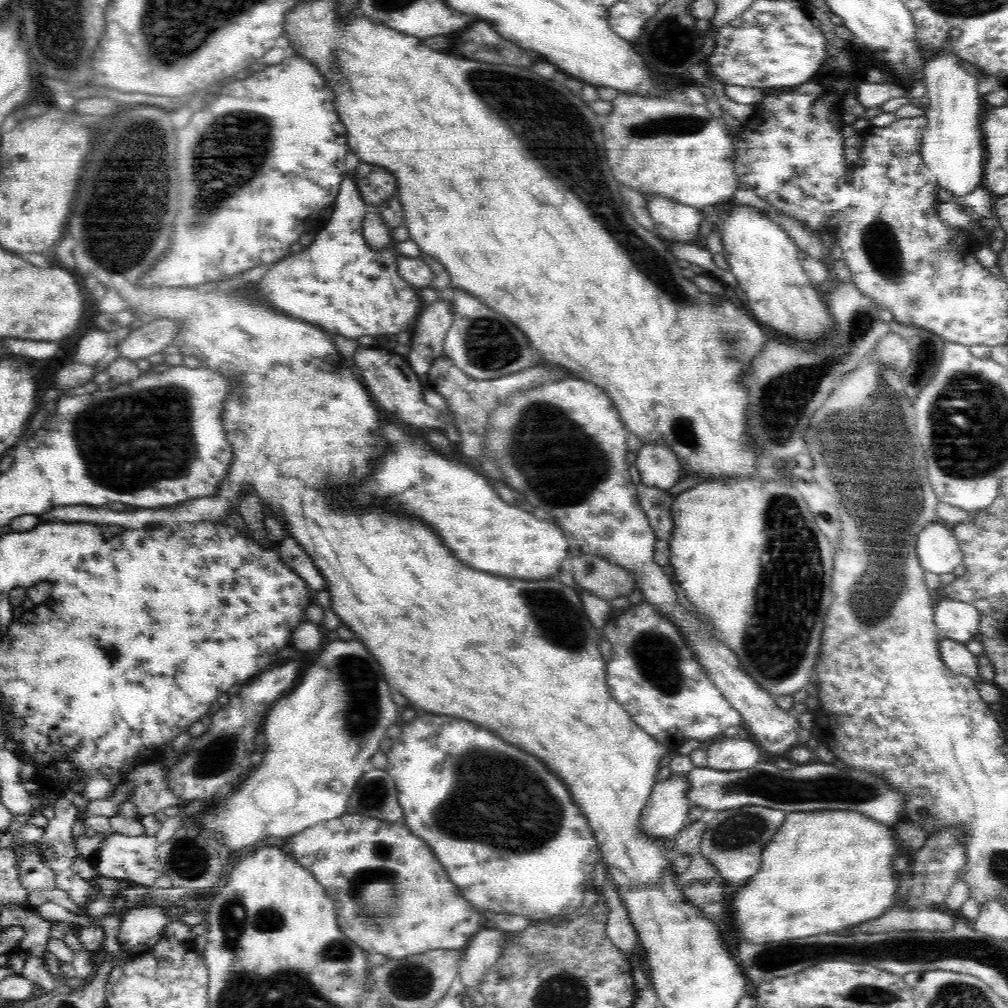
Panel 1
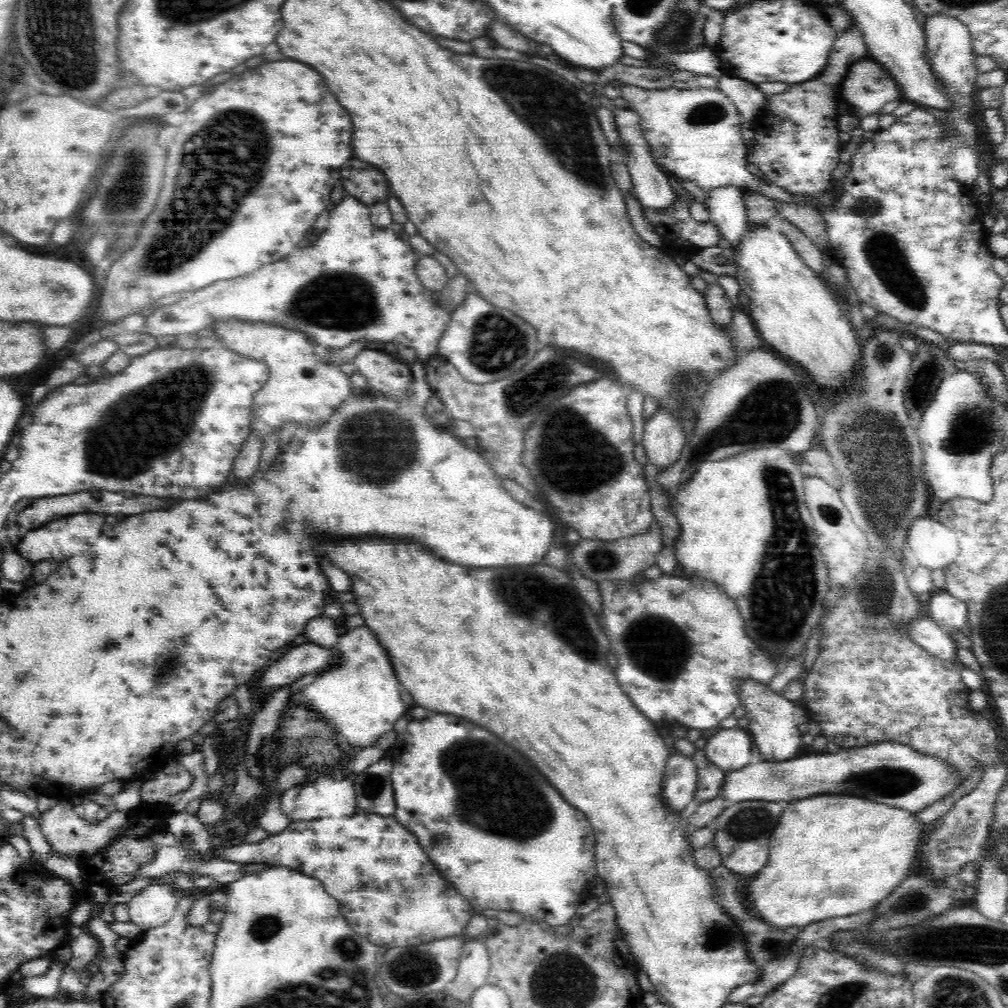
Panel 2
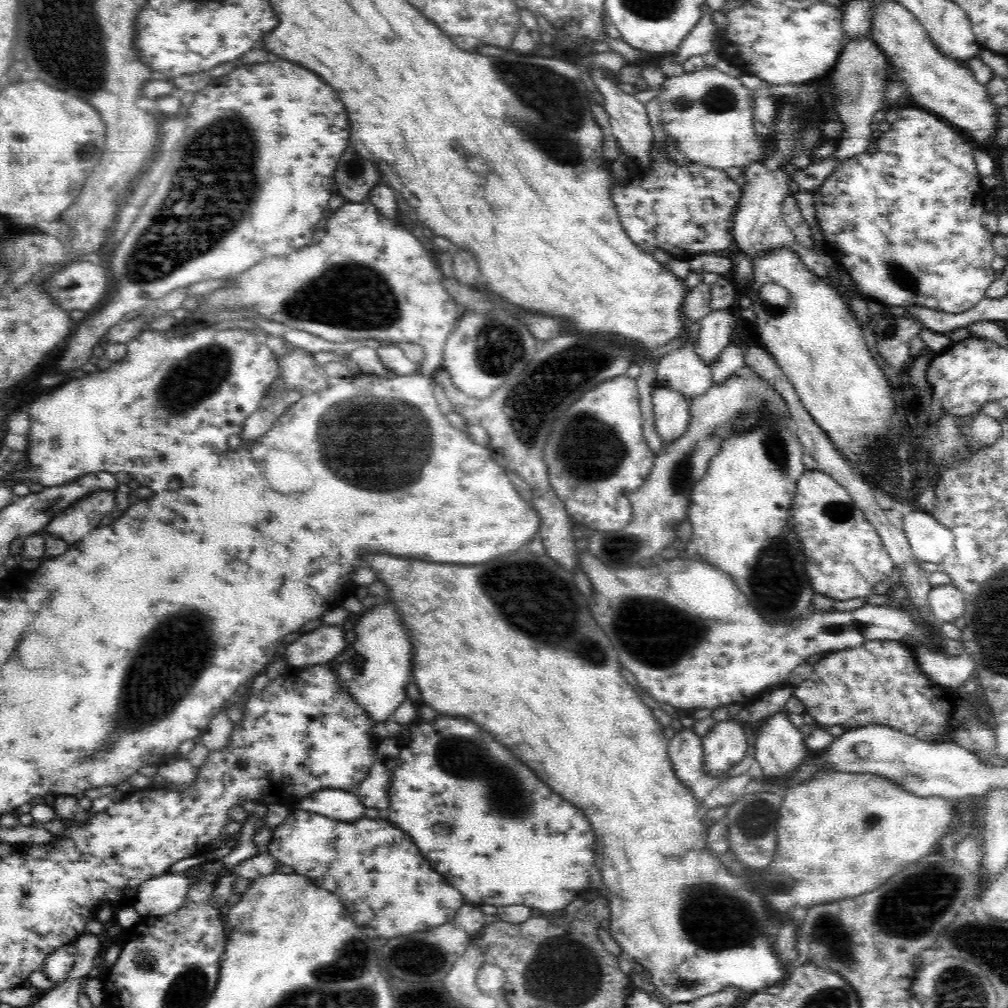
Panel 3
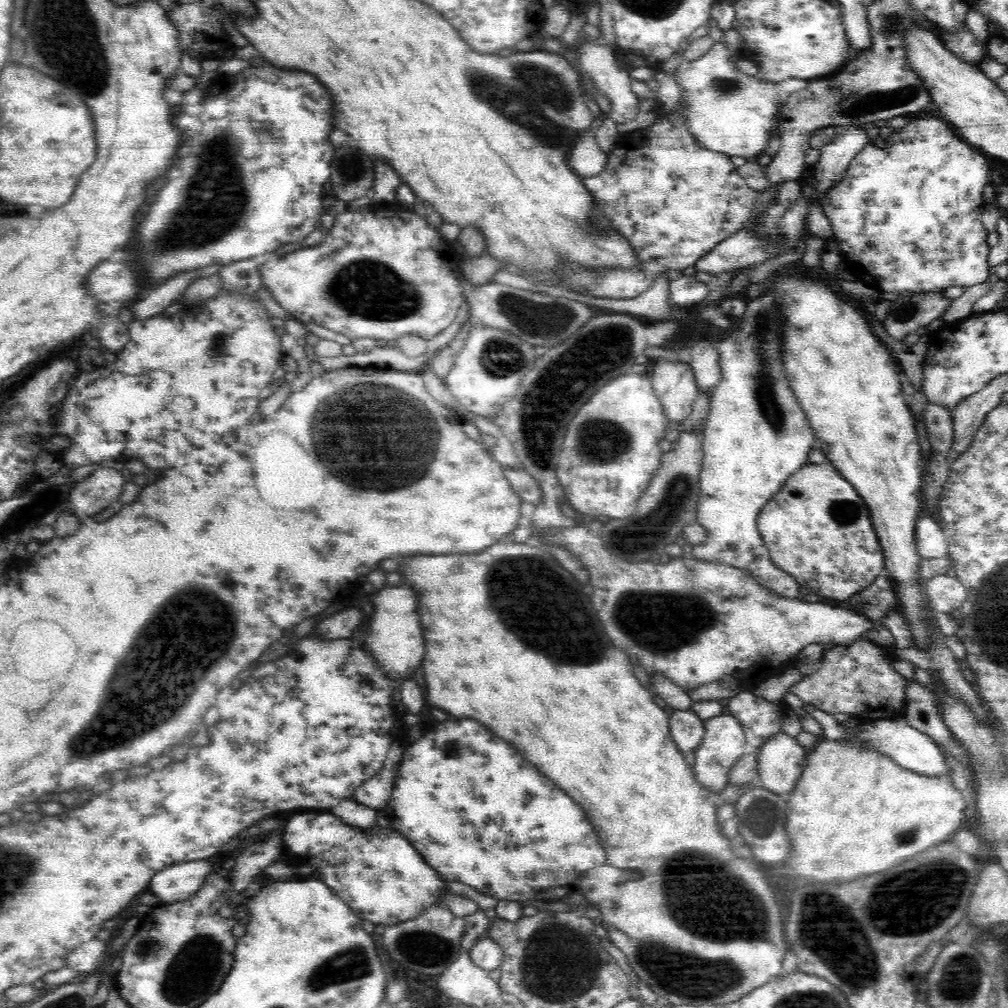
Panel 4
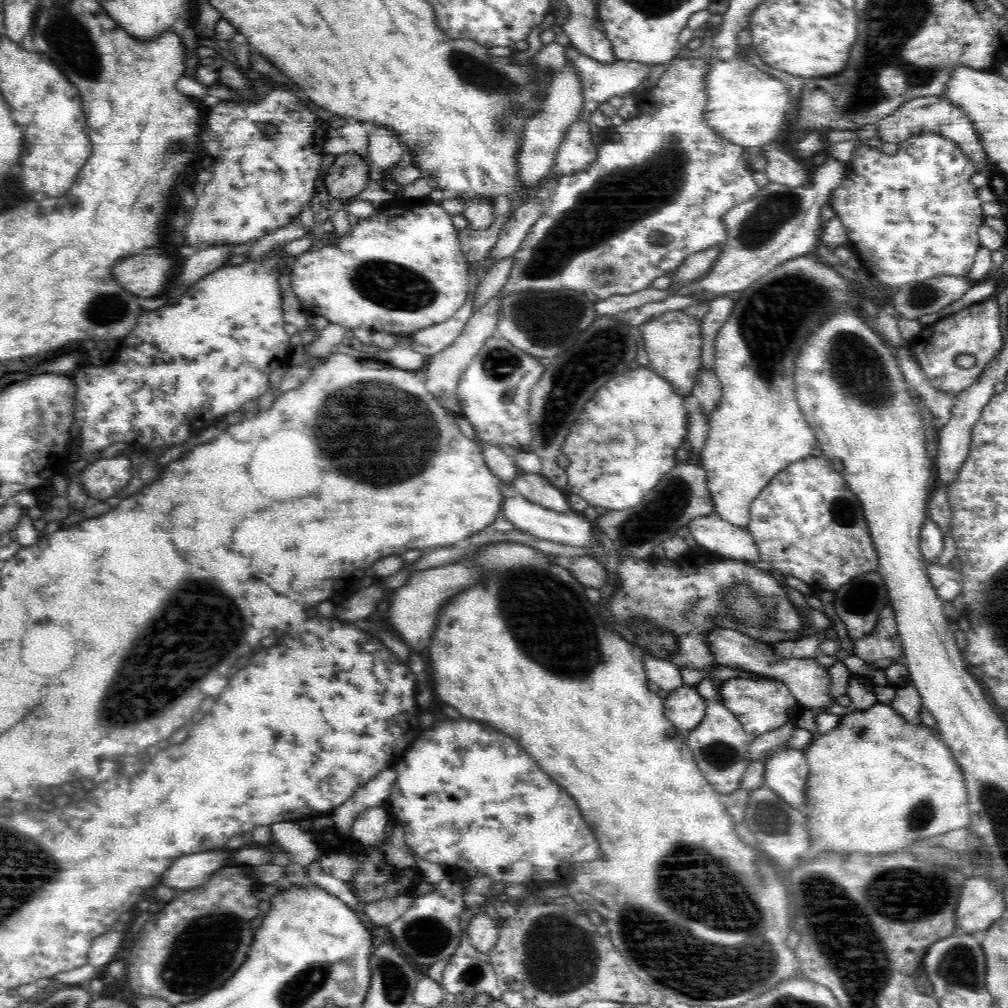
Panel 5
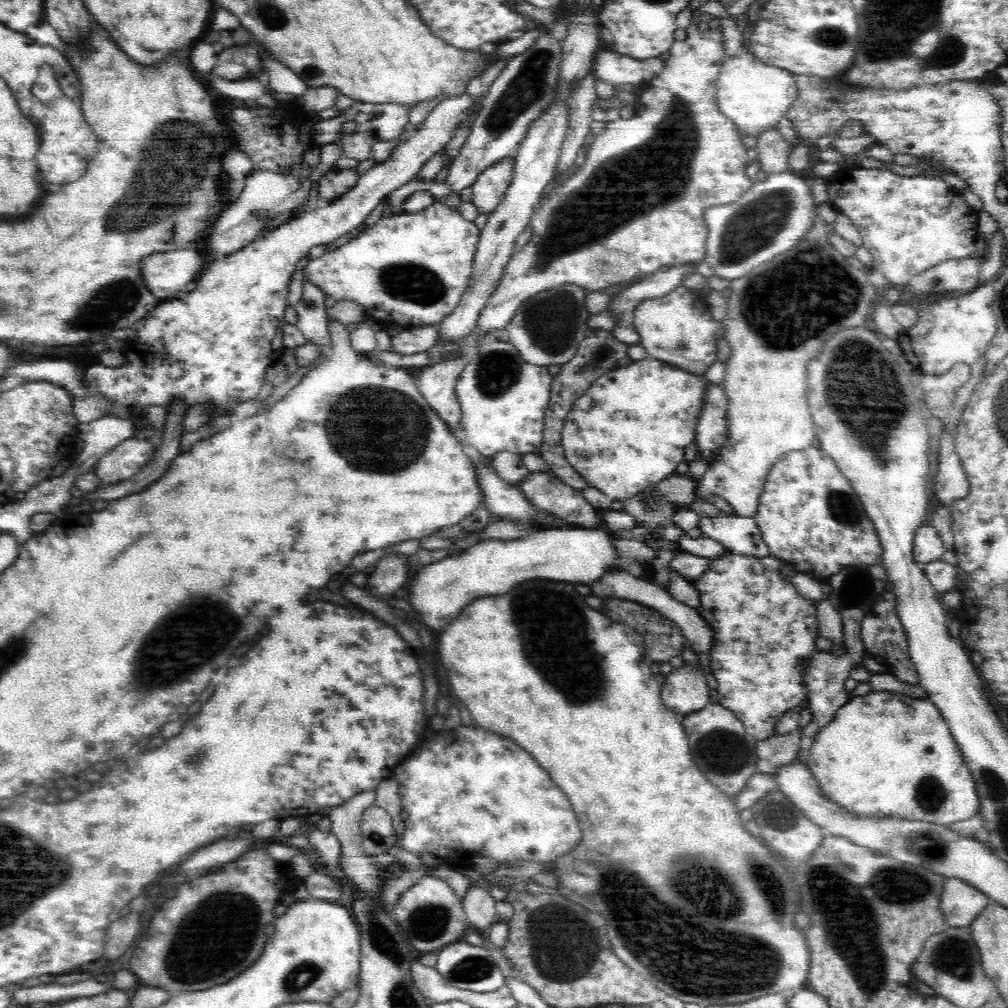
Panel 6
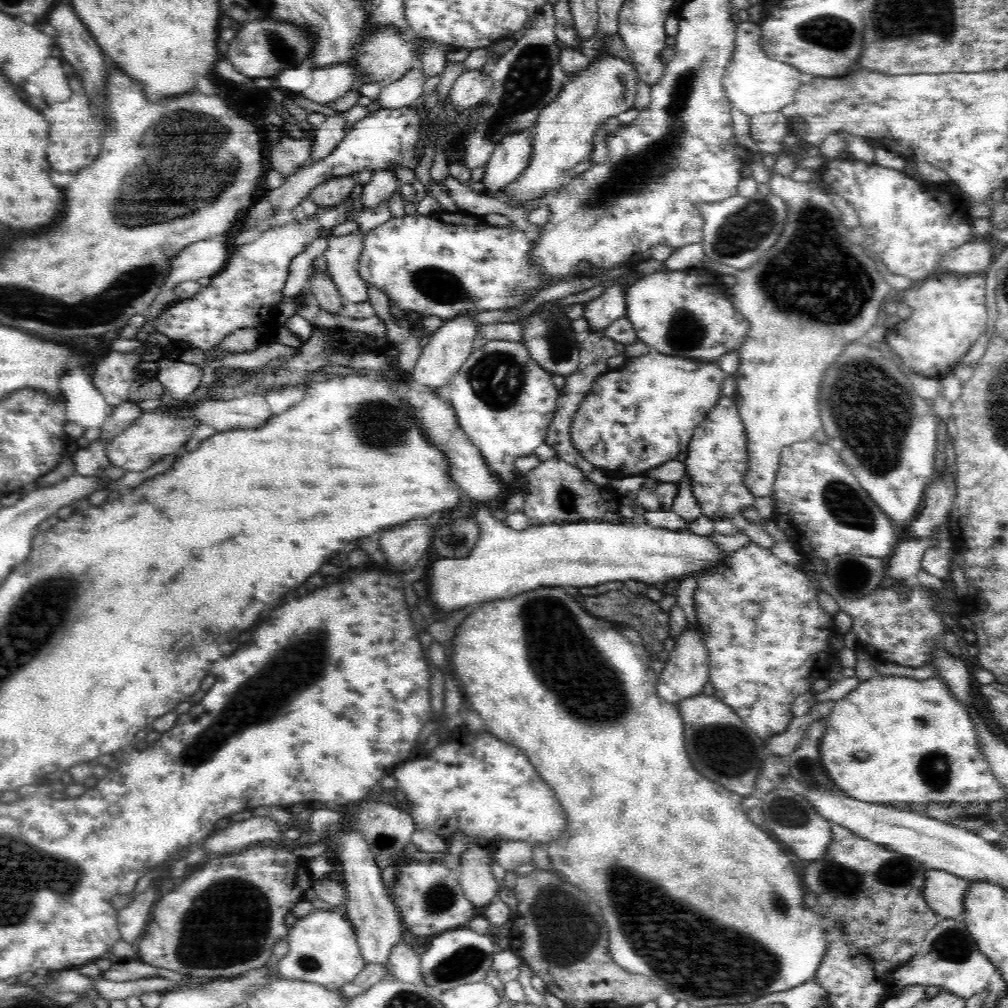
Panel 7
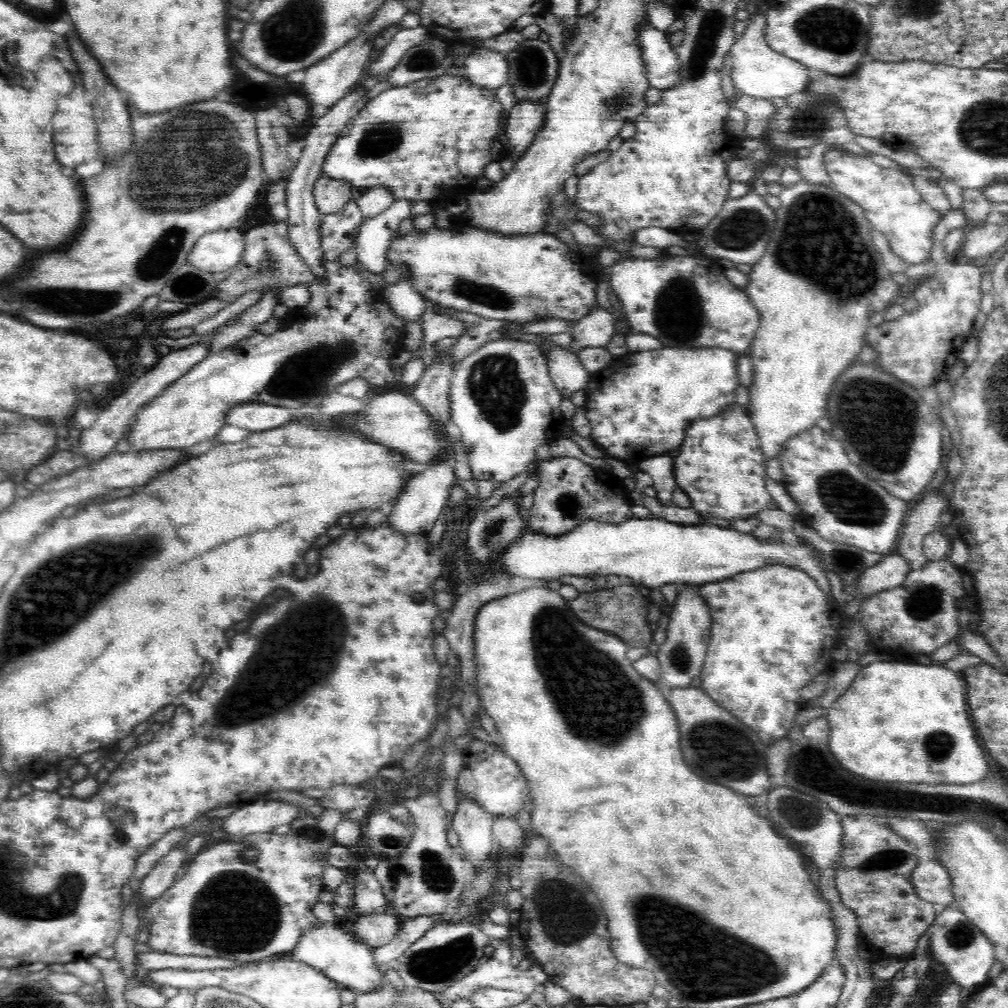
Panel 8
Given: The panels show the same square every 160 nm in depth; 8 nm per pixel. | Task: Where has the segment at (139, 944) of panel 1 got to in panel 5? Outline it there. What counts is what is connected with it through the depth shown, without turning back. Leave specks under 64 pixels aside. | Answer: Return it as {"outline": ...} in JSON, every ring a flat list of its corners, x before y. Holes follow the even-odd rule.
{"outline":[[225,847,182,856,160,877,160,884,175,890,188,890,208,882,222,866,228,865,226,858,232,858,222,850,230,849]]}

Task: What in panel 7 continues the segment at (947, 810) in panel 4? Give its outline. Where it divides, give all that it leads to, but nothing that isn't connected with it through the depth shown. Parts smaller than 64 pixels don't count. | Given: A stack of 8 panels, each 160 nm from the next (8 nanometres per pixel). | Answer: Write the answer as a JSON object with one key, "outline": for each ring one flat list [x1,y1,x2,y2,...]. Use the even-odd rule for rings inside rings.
{"outline":[[879,675,871,679,860,681,860,684,843,699,834,702,830,714,824,716,823,720,827,724,826,734,821,738,819,744,819,757,823,768,827,772,829,779,837,790,841,790,850,798,870,802,872,804,890,804,890,806,904,806,904,804,924,804,924,802,939,802,940,804,982,804,982,802,992,802,1005,798,1005,788,1001,782,996,780,992,774,988,763,983,758,979,745,976,726,971,714,967,711,967,706,956,700,949,691,943,678,933,675,926,680,914,680,913,678,902,678,901,676]]}

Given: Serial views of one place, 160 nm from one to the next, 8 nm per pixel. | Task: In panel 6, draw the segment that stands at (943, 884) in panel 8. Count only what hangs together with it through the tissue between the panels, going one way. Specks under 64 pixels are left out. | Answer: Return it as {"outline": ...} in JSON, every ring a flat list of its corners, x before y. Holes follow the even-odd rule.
{"outline":[[948,878,940,909,949,927,970,926,978,914,991,902,989,896,959,878]]}

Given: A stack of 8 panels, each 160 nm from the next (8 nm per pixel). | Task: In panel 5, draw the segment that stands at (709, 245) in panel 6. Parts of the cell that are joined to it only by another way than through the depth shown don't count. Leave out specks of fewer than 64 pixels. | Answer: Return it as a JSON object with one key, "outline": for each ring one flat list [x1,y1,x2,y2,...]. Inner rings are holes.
{"outline":[[827,156,825,162,812,172,812,178,806,180,808,184,805,183,802,187,789,188,770,182,765,188,760,188,750,200,736,204,722,216,728,236,721,243,719,260,714,262,705,277,682,285,673,293,648,286,646,290,634,294,610,296,594,303,597,314,614,317,623,310,666,300,668,296,696,296,704,292,730,295,730,292,750,288,750,284,772,272,780,262,812,253,820,242,820,226,827,213,830,194,844,183,847,167,848,164]]}

